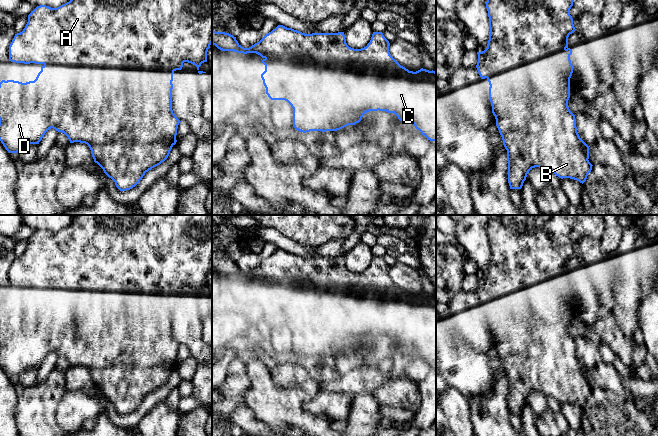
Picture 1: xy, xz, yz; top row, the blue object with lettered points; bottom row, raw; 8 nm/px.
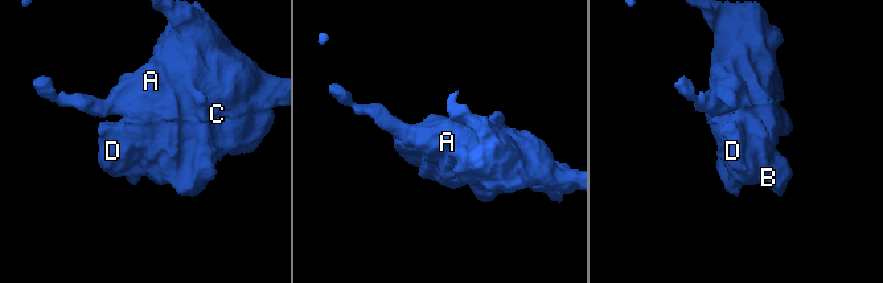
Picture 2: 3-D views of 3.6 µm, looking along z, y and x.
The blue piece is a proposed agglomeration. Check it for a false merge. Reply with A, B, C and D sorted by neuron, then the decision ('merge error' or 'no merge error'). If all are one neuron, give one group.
groups A B C D; no merge error

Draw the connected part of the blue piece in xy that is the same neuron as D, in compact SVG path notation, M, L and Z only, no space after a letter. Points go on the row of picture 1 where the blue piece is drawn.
M70 0L69 2L57 8L51 8L46 5L37 6L28 15L28 22L25 28L23 29L23 31L15 34L9 46L9 61L15 63L24 63L24 64L30 64L30 63L42 64L43 66L41 67L41 71L38 73L34 81L22 83L14 80L7 80L7 81L2 80L0 82L0 141L9 153L17 153L21 148L29 144L39 144L45 133L49 129L53 128L58 132L64 133L68 137L70 143L80 142L87 144L91 150L91 154L94 159L94 162L97 163L103 169L104 173L115 182L116 187L120 191L130 190L140 182L140 180L143 178L146 172L160 165L168 158L172 147L177 142L176 140L177 128L181 121L176 117L176 115L173 113L172 110L172 102L173 102L172 81L173 81L174 72L176 70L181 70L183 67L183 63L188 62L194 64L197 67L199 74L206 73L200 71L199 67L201 66L202 63L207 62L207 52L211 44L212 44L212 0Z

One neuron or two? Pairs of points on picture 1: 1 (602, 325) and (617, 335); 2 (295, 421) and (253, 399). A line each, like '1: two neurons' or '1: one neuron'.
1: one neuron
2: one neuron

